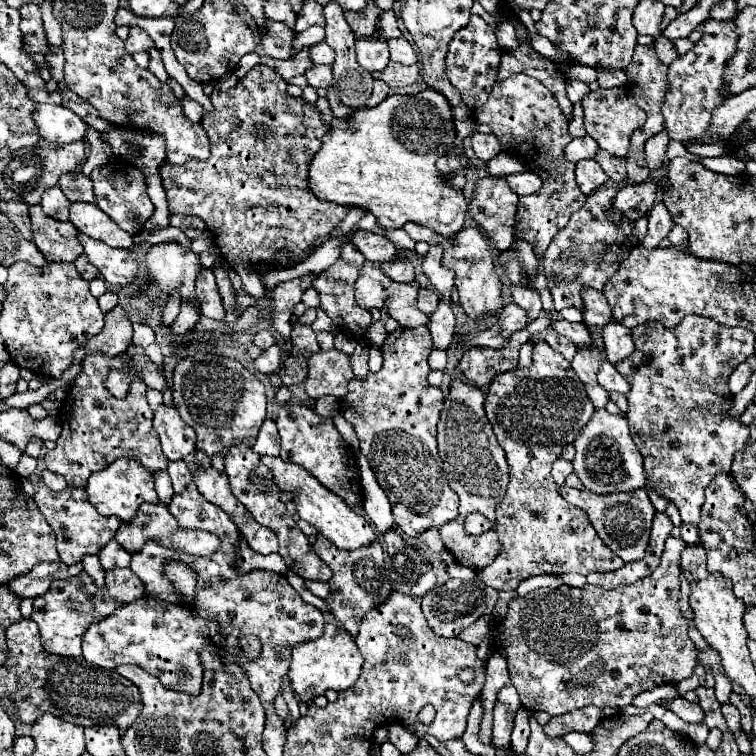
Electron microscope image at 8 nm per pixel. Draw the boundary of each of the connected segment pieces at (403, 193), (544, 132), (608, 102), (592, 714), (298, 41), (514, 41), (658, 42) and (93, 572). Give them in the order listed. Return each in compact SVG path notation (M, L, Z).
M422 90L414 96L400 96L400 94L394 94L394 96L388 96L384 102L380 102L378 106L374 108L356 108L352 114L350 114L350 120L348 120L348 128L336 128L336 126L328 126L328 132L322 136L322 148L314 154L314 158L310 160L310 168L308 168L308 188L312 190L312 194L316 194L316 198L320 200L328 200L328 202L334 202L334 204L340 204L340 206L356 206L356 208L364 208L368 212L372 212L378 220L378 224L384 228L384 230L396 230L396 228L402 228L406 222L414 222L414 224L420 224L420 226L426 226L430 230L434 230L436 234L442 234L442 236L454 236L462 226L464 226L464 220L466 220L466 212L468 212L468 202L466 198L462 196L460 190L454 190L452 186L446 184L444 176L440 176L440 172L436 170L436 160L440 158L440 154L444 154L444 148L448 148L452 142L454 142L454 126L452 126L452 110L446 102L446 98L436 92L436 90Z
M512 74L510 78L494 84L488 102L476 114L476 122L488 124L502 144L502 150L524 160L526 168L542 178L542 188L536 194L520 198L516 216L516 234L528 240L542 260L542 252L548 248L548 242L552 242L558 230L568 224L572 212L580 210L586 200L574 182L574 164L564 156L564 146L572 140L568 134L570 120L564 116L554 94L544 84L528 74Z
M626 86L610 88L610 90L598 88L596 92L590 92L582 98L582 108L584 108L584 126L588 136L592 136L602 150L616 156L626 156L632 132L640 128L642 122L646 120L646 114L632 98L632 92Z
M588 706L588 708L580 708L580 710L572 710L568 714L556 716L552 718L546 726L544 732L552 738L552 736L564 736L568 732L590 732L598 722L602 720L602 710L596 706Z
M310 26L308 30L300 32L294 42L292 42L292 54L300 52L302 48L308 48L308 46L314 46L318 42L324 40L324 28L322 26Z
M500 22L500 26L498 26L494 32L496 32L496 38L498 38L500 48L504 48L504 50L516 48L516 46L521 43L526 43L527 46L530 46L530 42L523 42L516 38L516 30L514 30L512 22Z
M666 36L654 38L654 48L656 48L658 60L660 60L662 64L668 64L668 66L670 66L670 64L678 58L678 52L676 52L674 42L670 42Z
M88 556L88 558L84 558L82 564L84 564L84 572L88 572L98 586L102 586L104 584L104 580L102 580L104 578L104 568L100 566L98 556Z

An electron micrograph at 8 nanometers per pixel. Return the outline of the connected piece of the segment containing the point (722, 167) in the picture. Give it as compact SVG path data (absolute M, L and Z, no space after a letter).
M720 156L720 158L702 158L700 160L706 168L714 170L714 172L722 172L722 174L742 174L746 170L744 162L736 160L734 156Z

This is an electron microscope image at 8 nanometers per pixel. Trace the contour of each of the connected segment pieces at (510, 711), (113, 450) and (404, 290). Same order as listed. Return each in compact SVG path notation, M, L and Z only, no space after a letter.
M510 684L500 690L500 698L494 706L494 728L492 728L492 746L510 750L510 734L514 726L514 716L522 708L516 688Z
M90 354L82 362L82 372L72 384L66 396L66 418L62 418L62 434L56 440L56 448L46 452L46 468L62 474L70 486L86 488L90 474L104 470L118 458L130 458L142 464L150 474L166 470L168 458L160 448L158 434L152 426L152 410L146 402L146 390L136 382L132 394L124 400L112 398L104 386L104 374L118 356L108 358L104 354Z
M364 262L362 268L360 268L360 276L356 280L356 304L364 310L372 310L372 308L386 308L388 316L392 316L400 326L404 328L416 328L416 326L426 326L428 324L428 316L422 314L418 308L416 308L416 296L418 296L418 290L420 290L420 284L414 280L408 282L408 284L400 284L400 282L394 282L390 280L382 270L380 270L380 264L378 262Z

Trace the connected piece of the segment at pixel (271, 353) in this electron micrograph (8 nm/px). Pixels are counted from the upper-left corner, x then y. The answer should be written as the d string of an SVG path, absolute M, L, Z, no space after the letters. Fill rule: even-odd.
M274 344L270 348L266 348L256 360L254 360L254 368L262 374L274 374L280 370L282 364L282 350Z

